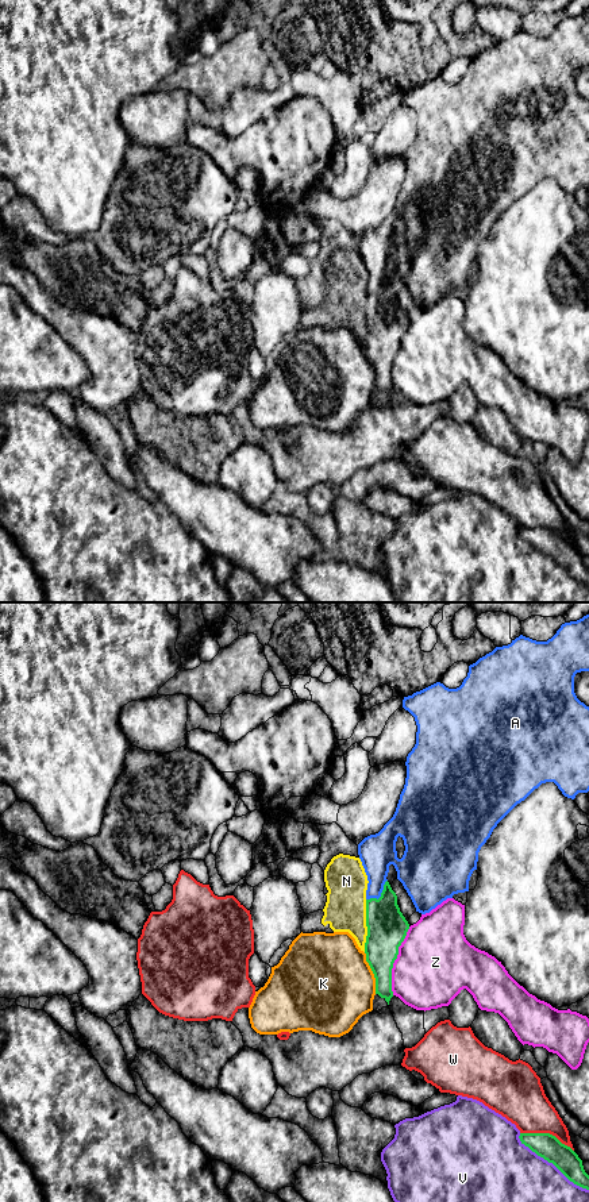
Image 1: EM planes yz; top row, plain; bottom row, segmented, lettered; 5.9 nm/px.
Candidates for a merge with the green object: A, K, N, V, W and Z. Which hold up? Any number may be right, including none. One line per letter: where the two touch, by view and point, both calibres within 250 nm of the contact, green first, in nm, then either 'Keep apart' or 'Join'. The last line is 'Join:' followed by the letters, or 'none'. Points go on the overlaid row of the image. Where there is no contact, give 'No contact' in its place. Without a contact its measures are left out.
A: Touches green at yz (381, 894). Thickness 240 nm (green) against 220 nm. Join
K: Touches green at yz (373, 973). Thickness 220 nm (green) against 480 nm. Keep apart
N: Touches green at yz (366, 925). Thickness 240 nm (green) against 240 nm. Keep apart
V: Touches green at yz (551, 1162). Thickness 150 nm (green) against 360 nm. Keep apart
W: Touches green at yz (547, 1133). Thickness 150 nm (green) against 280 nm. Keep apart
Z: Touches green at yz (395, 959). Thickness 240 nm (green) against 460 nm. Keep apart
Join: A

